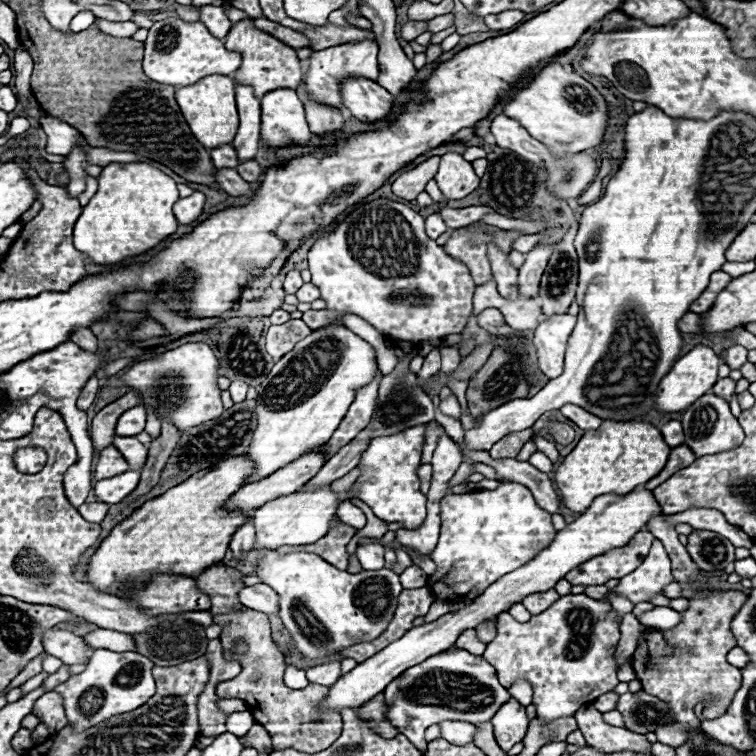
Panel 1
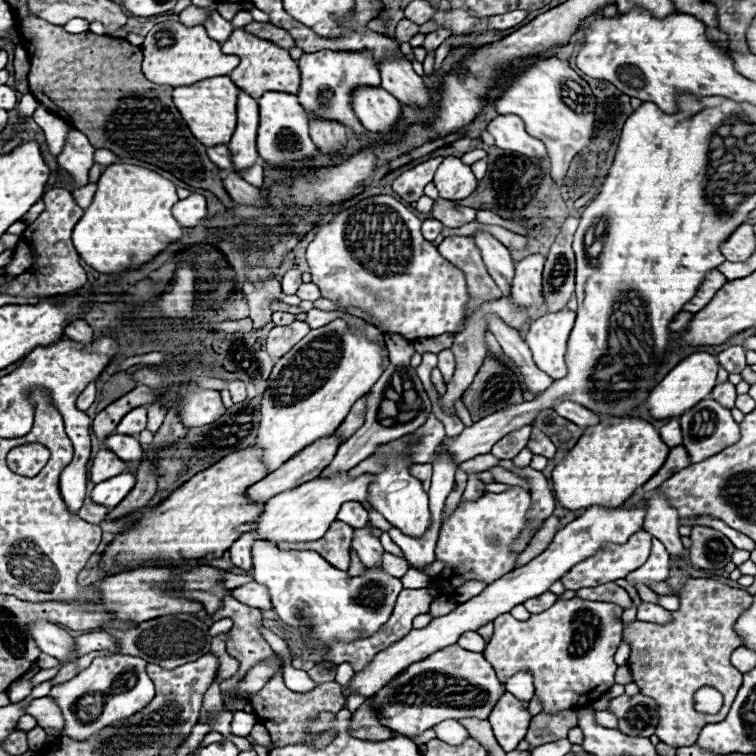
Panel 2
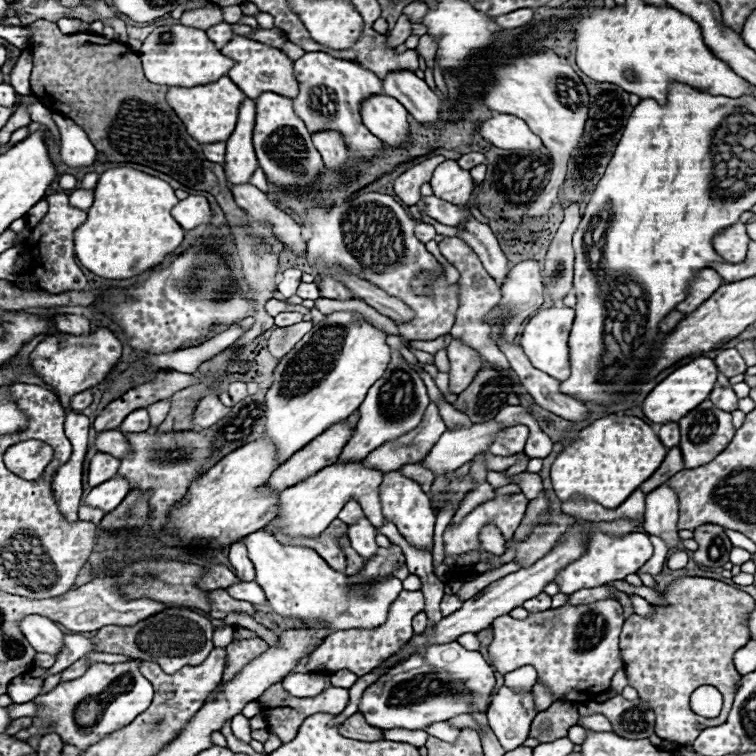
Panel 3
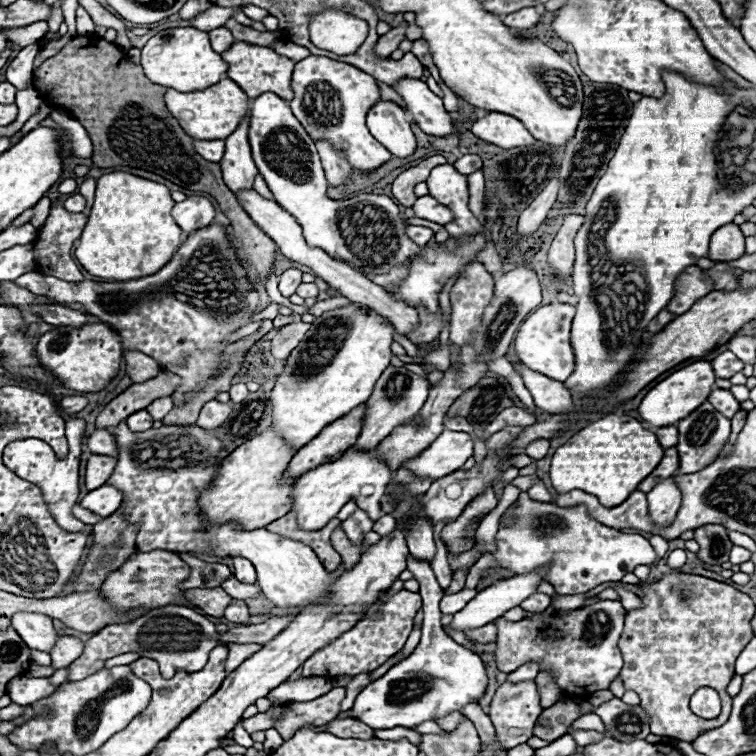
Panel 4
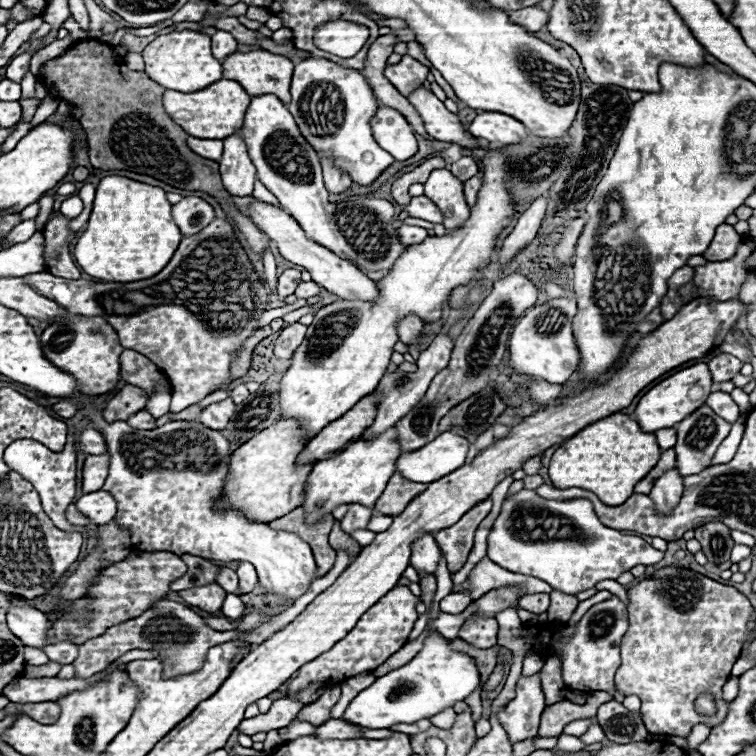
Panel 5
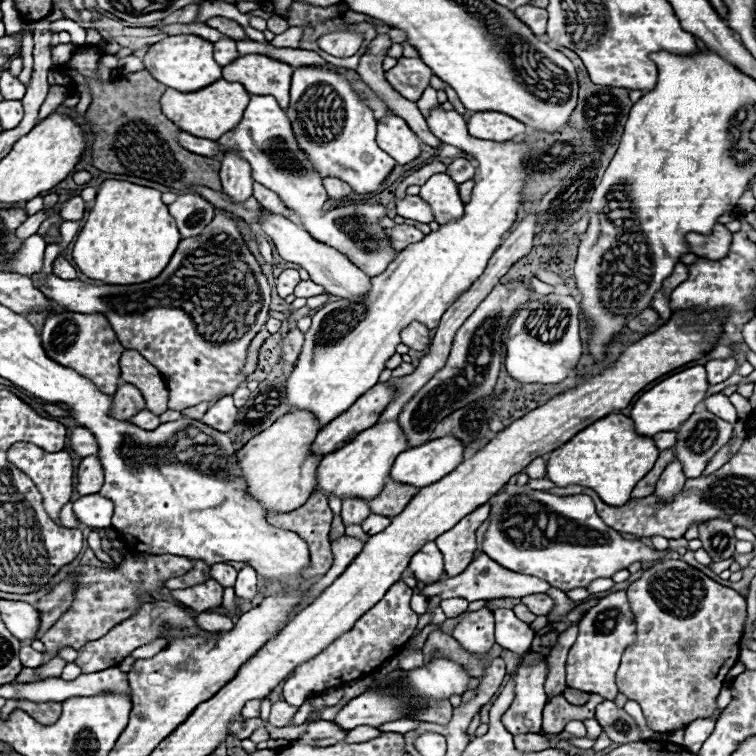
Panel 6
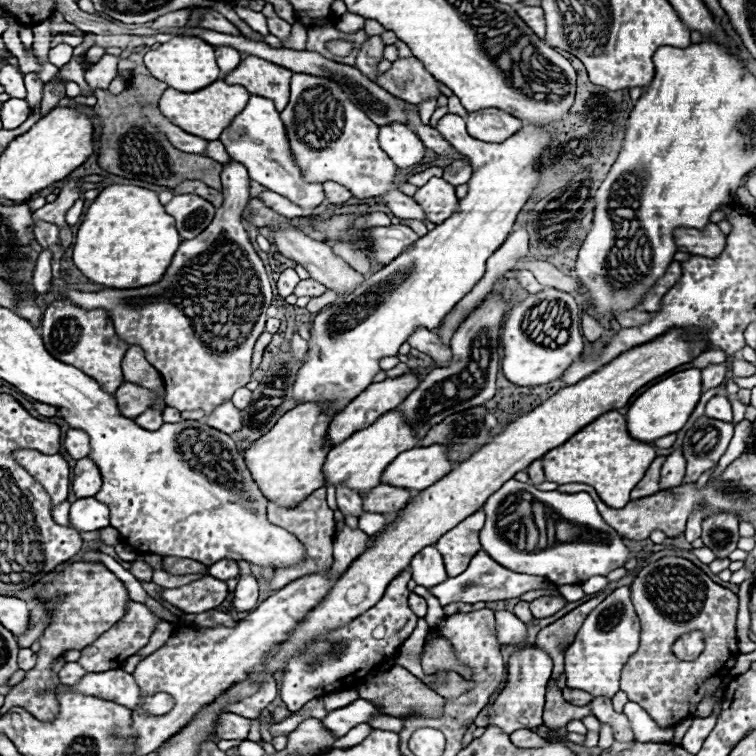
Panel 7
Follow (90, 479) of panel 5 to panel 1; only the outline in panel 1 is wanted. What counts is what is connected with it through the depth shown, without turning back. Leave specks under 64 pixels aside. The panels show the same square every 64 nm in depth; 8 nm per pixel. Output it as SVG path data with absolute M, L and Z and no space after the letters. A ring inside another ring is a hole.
M108 446L98 454L98 462L96 462L96 470L94 470L94 478L96 480L104 480L104 478L112 478L118 476L122 472L128 470L128 462L122 458L122 454L114 448Z

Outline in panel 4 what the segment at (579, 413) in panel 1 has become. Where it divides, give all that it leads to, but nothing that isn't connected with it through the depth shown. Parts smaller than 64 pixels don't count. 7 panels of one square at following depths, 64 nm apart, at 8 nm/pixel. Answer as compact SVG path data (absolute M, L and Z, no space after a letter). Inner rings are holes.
M512 360L512 364L520 370L526 388L530 390L534 404L538 408L542 408L544 412L550 414L568 414L574 408L574 400L572 394L564 388L562 382L554 382L550 378L546 378L544 374L532 372L526 366L522 366L518 360Z

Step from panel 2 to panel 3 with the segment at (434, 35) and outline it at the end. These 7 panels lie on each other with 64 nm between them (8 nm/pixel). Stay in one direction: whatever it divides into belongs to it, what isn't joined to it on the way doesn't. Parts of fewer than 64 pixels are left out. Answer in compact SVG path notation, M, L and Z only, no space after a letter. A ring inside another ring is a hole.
M425 34L419 38L419 43L415 48L415 51L419 56L425 59L426 65L433 72L434 69L434 58L437 50L437 42L434 37Z

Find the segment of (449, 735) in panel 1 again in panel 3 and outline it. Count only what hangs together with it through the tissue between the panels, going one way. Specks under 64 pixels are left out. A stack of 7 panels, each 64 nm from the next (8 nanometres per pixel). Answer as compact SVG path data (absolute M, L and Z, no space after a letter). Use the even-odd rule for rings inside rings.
M434 722L432 726L426 726L424 732L428 732L430 736L440 738L440 740L444 740L444 742L454 742L454 740L458 738L458 732L460 732L460 730L448 726L446 722Z

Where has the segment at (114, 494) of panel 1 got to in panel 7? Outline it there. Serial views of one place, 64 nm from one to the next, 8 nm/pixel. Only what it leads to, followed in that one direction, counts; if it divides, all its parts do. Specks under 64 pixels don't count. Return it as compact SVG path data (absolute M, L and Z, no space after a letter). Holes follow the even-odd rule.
M80 498L70 506L70 524L78 532L92 532L106 528L110 522L110 510L96 498Z

